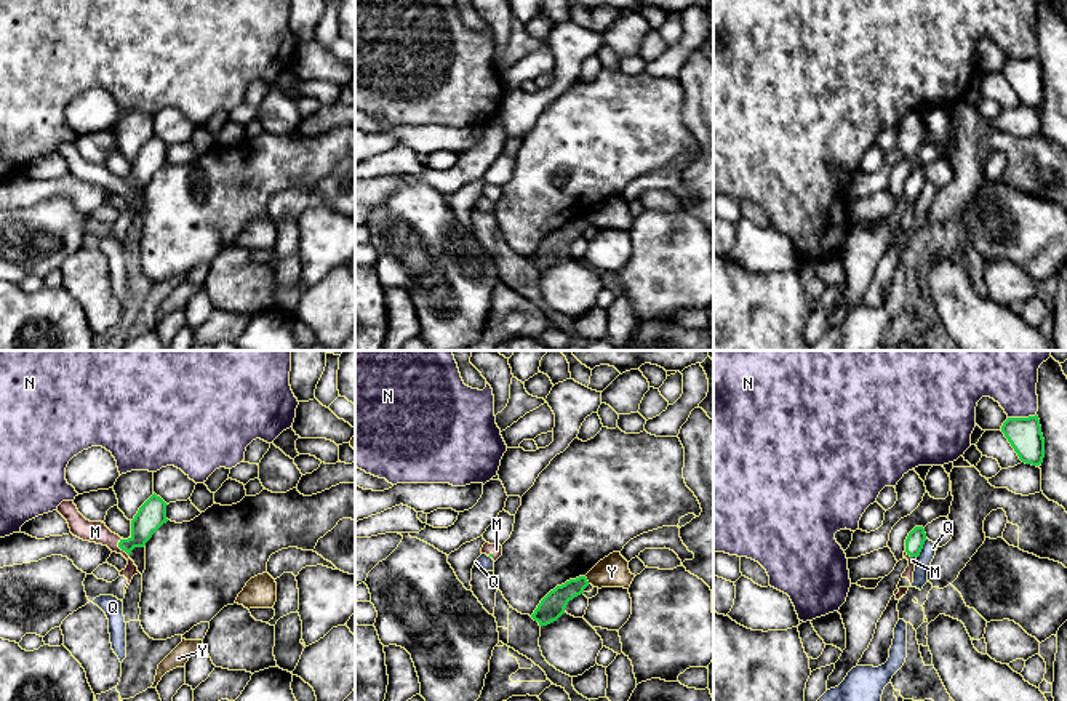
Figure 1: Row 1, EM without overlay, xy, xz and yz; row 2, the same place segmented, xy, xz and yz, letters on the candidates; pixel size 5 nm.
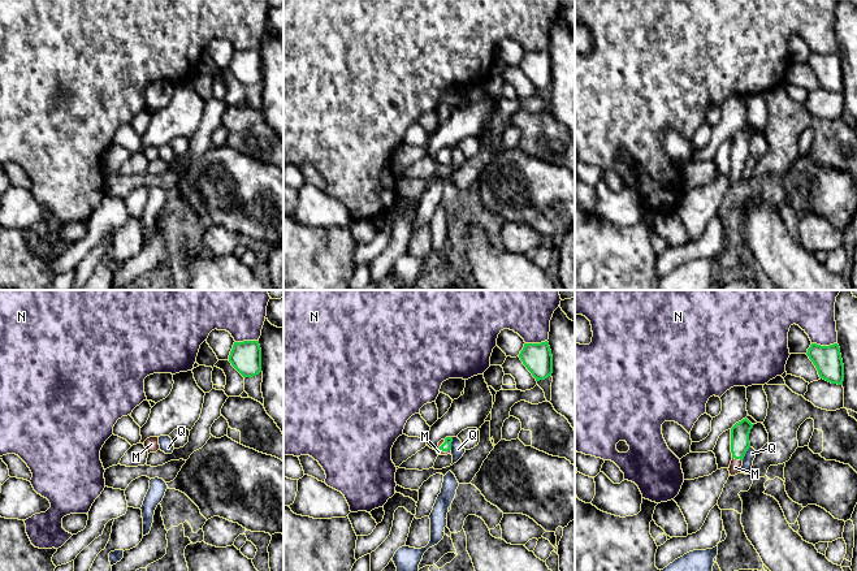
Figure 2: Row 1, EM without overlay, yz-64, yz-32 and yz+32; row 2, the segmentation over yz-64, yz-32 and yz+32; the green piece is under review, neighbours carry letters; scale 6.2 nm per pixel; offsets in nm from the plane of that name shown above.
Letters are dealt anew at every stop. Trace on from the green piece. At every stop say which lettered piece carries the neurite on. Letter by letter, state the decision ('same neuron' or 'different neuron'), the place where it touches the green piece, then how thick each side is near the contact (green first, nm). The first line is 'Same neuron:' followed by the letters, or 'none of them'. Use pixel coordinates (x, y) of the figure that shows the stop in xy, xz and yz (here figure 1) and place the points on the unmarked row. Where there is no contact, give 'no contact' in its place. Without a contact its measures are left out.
Same neuron: M
M: same neuron; contact xy (120, 189); calibres 140 and 110 nm
N: different neuron; contact yz (1021, 60); calibres 170 and 240 nm
Q: different neuron; contact yz (922, 189); calibres 90 and 80 nm
Y: different neuron; contact xz (586, 221); calibres 120 and 160 nm

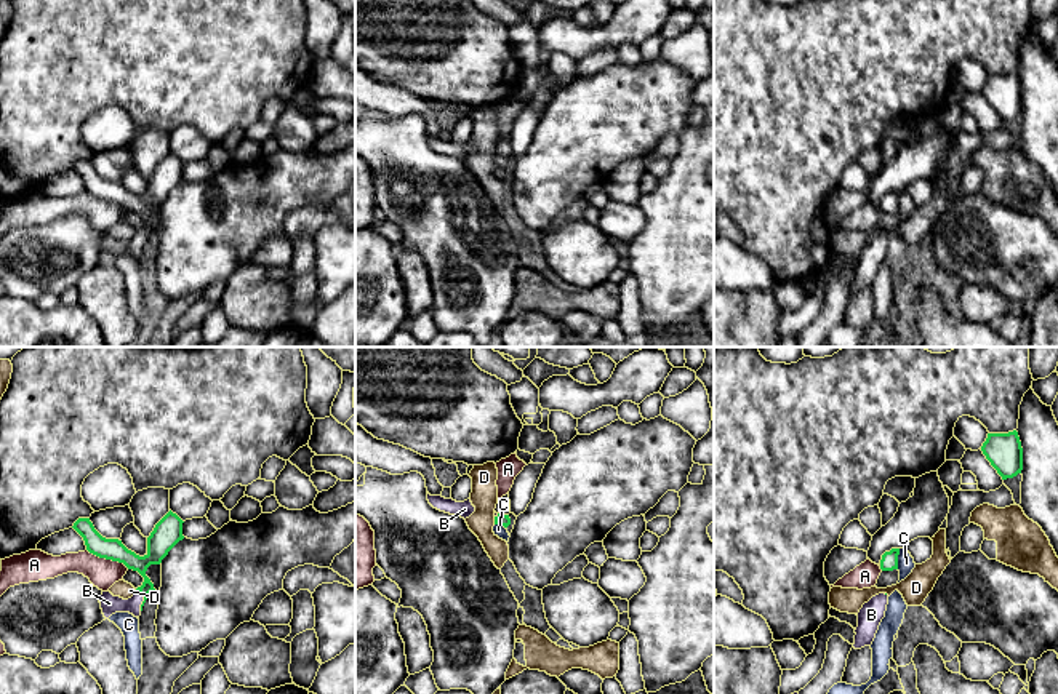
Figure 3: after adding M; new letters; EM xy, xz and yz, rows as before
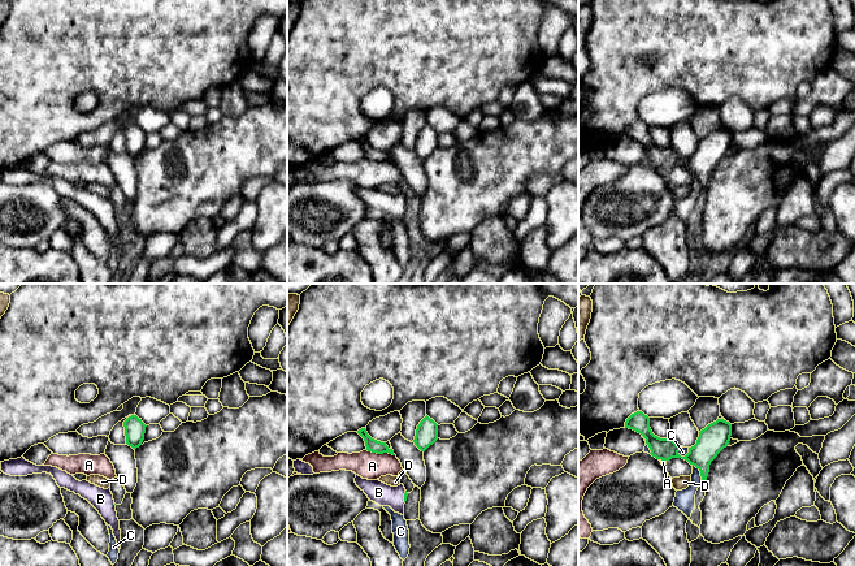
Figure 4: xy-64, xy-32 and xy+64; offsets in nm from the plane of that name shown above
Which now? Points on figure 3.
Same neuron: B
A: different neuron; contact xy (108, 200); calibres 110 and 150 nm
B: same neuron; contact xy (144, 242); calibres 100 and 90 nm
C: different neuron; contact yz (897, 200); calibres 90 and 80 nm
D: different neuron; contact xz (495, 162); calibres 60 and 140 nm

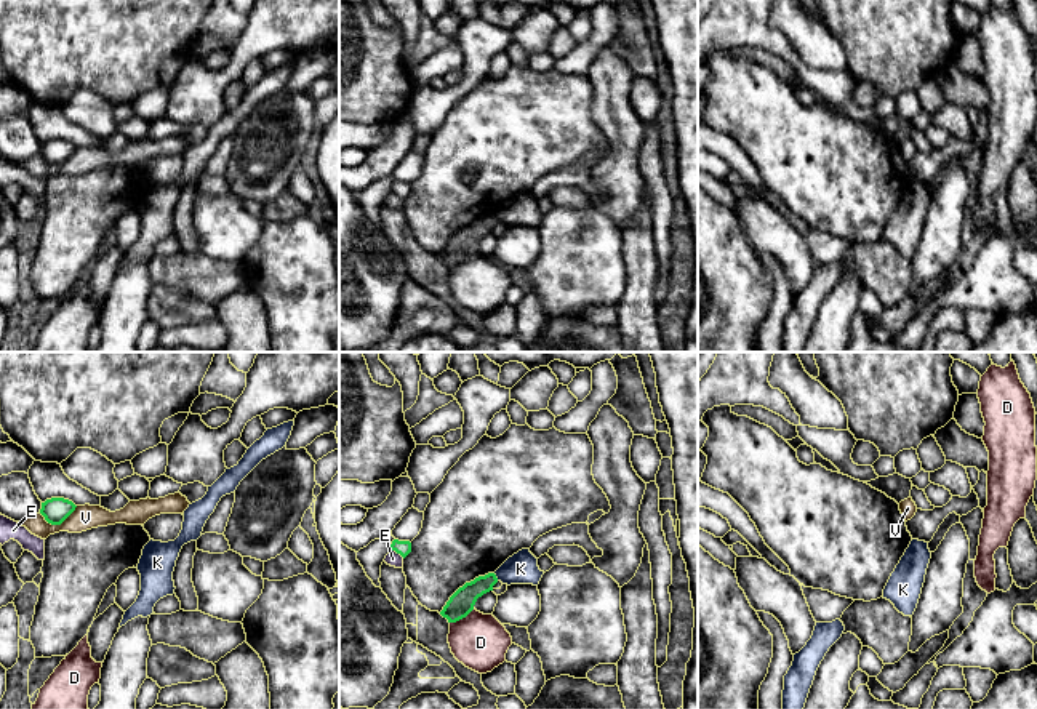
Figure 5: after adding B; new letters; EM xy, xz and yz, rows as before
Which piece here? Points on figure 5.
Same neuron: none of them
D: different neuron; contact xz (461, 260); calibres 120 and 280 nm
E: different neuron; contact xz (397, 194); calibres 80 and 70 nm
K: different neuron; contact xz (495, 218); calibres 120 and 160 nm
V: different neuron; contact xy (58, 165); calibres 130 and 130 nm

